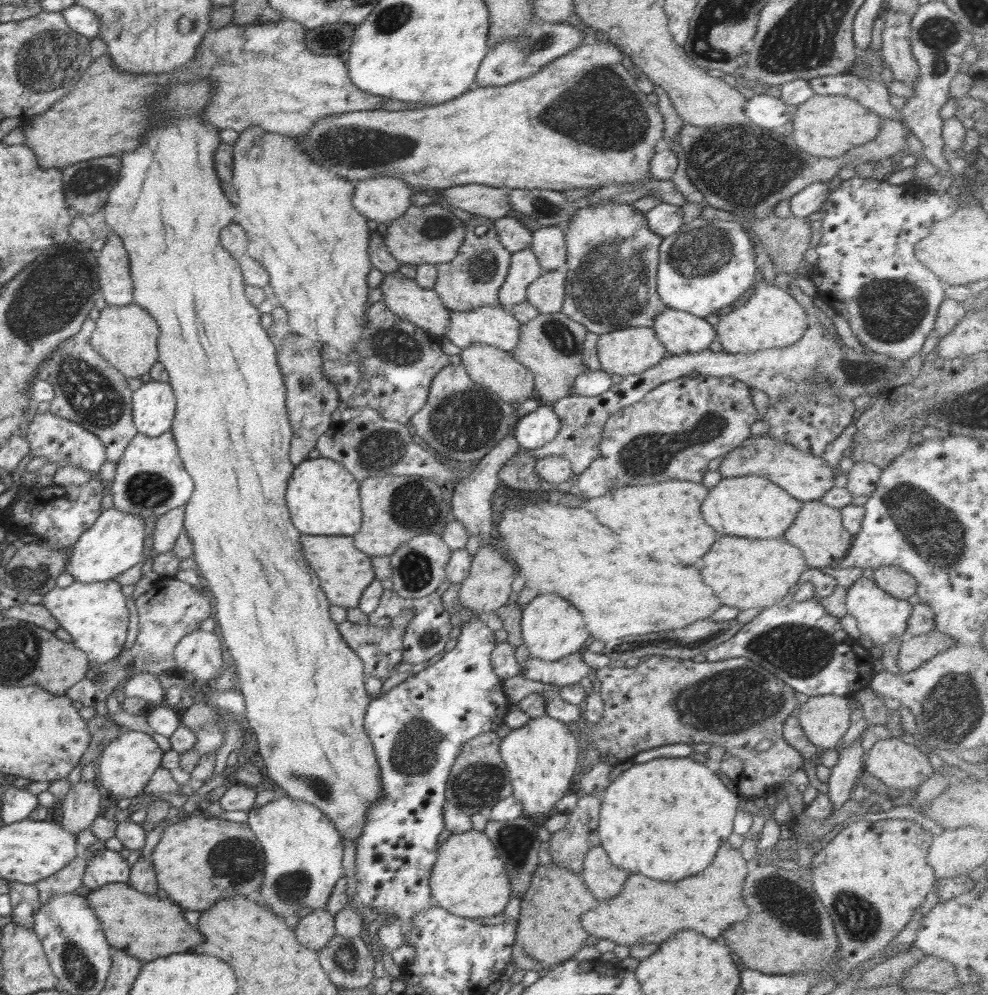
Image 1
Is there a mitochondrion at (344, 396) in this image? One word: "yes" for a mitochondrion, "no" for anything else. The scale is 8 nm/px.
no

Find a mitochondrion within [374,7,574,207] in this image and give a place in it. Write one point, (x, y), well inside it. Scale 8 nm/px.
(543, 42)

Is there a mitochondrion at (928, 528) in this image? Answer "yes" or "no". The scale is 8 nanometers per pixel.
yes

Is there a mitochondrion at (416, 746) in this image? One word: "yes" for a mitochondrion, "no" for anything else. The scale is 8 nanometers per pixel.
yes

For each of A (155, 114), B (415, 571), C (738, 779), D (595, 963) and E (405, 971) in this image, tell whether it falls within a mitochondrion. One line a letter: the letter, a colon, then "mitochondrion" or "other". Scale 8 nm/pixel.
A: other
B: mitochondrion
C: other
D: other
E: other

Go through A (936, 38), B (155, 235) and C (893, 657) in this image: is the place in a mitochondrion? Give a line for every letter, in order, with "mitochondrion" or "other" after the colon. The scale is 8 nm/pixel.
A: mitochondrion
B: other
C: other

